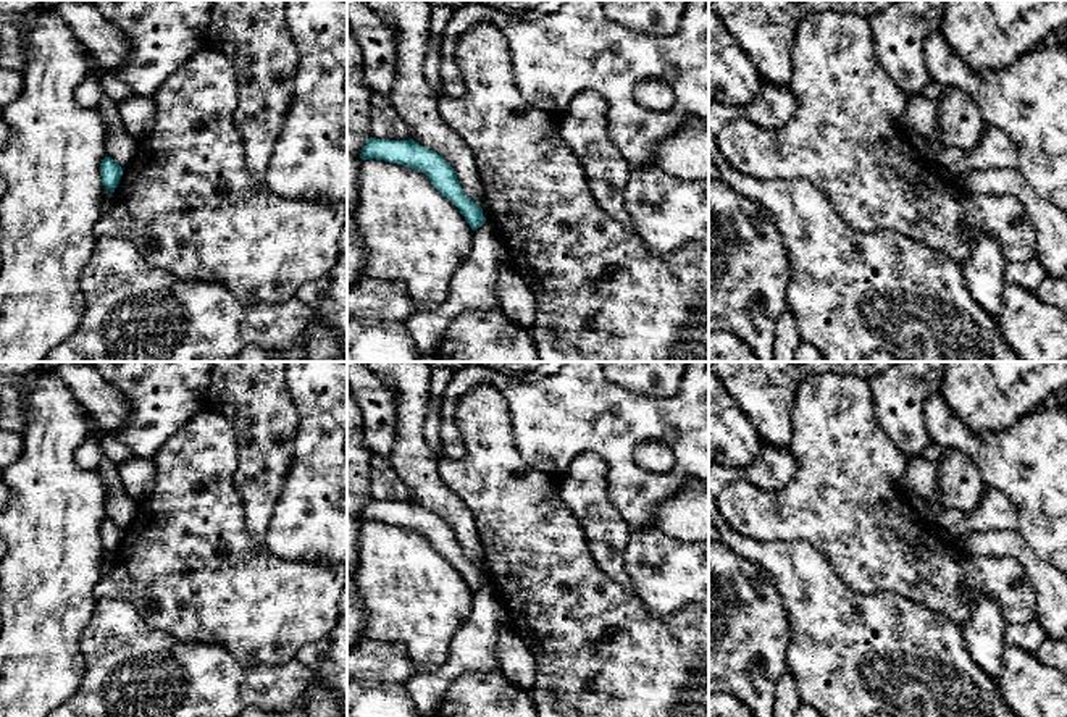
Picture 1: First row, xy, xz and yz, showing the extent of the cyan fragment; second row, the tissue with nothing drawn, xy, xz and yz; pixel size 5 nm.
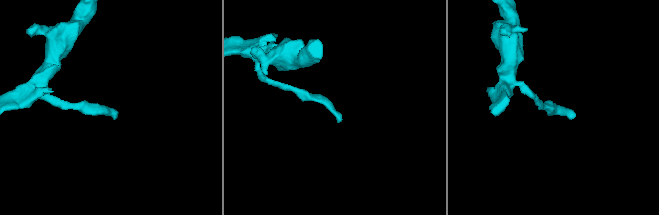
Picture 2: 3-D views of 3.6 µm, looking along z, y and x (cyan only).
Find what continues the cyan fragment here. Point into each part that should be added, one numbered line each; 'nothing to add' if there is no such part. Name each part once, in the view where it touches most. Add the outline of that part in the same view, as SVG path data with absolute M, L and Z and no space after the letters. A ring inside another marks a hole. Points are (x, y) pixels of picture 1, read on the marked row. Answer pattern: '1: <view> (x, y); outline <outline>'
nothing to add

